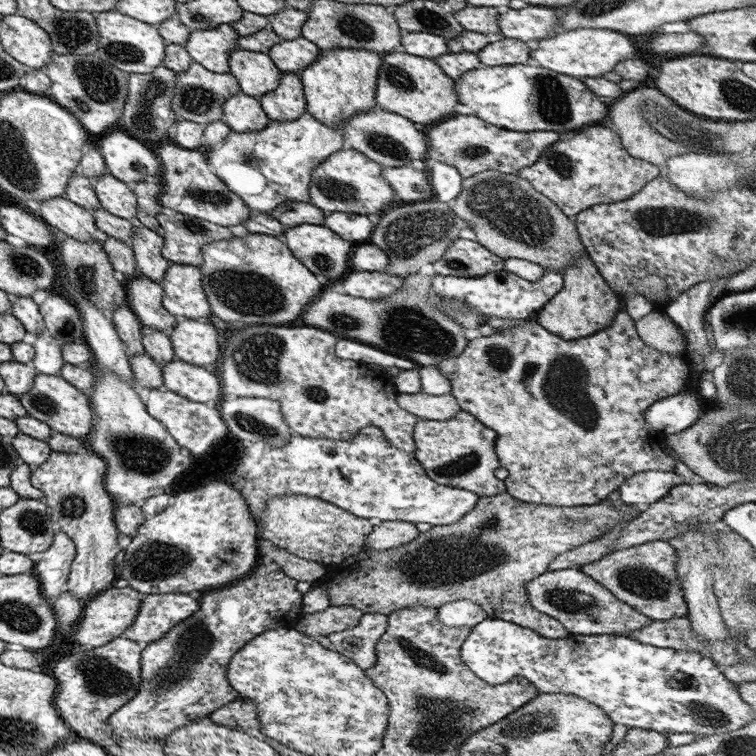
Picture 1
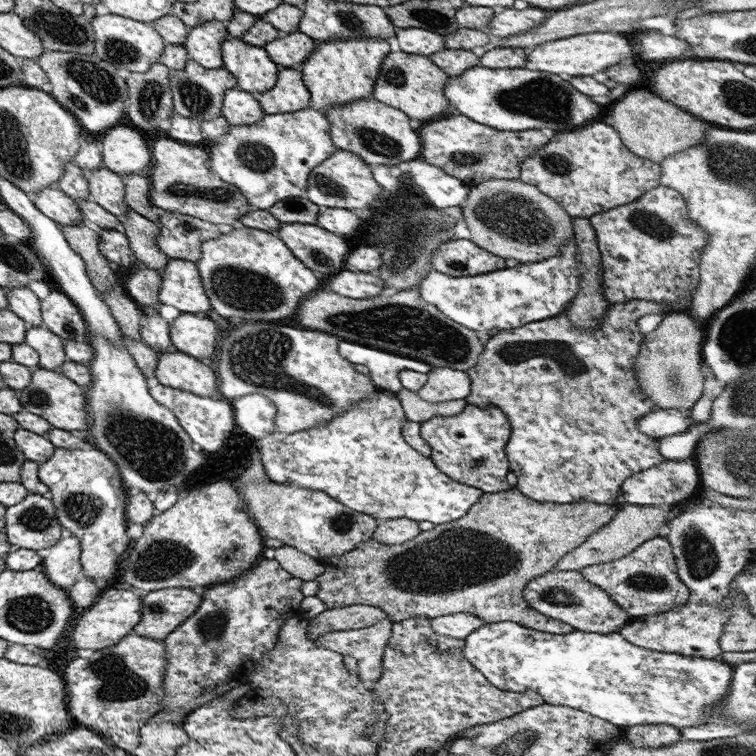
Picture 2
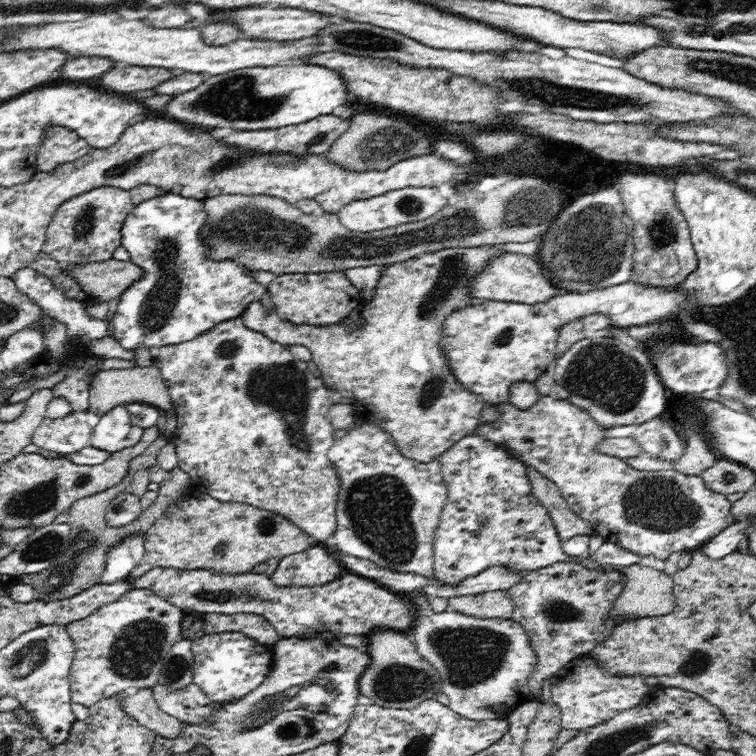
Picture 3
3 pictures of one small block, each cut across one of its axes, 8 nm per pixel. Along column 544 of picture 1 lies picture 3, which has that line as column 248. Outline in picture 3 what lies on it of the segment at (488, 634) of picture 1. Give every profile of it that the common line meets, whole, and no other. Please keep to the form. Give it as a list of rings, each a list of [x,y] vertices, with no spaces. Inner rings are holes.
[[[221,632],[192,640],[193,683],[218,705],[233,703],[254,691],[273,666],[270,646],[260,644],[240,632]]]

